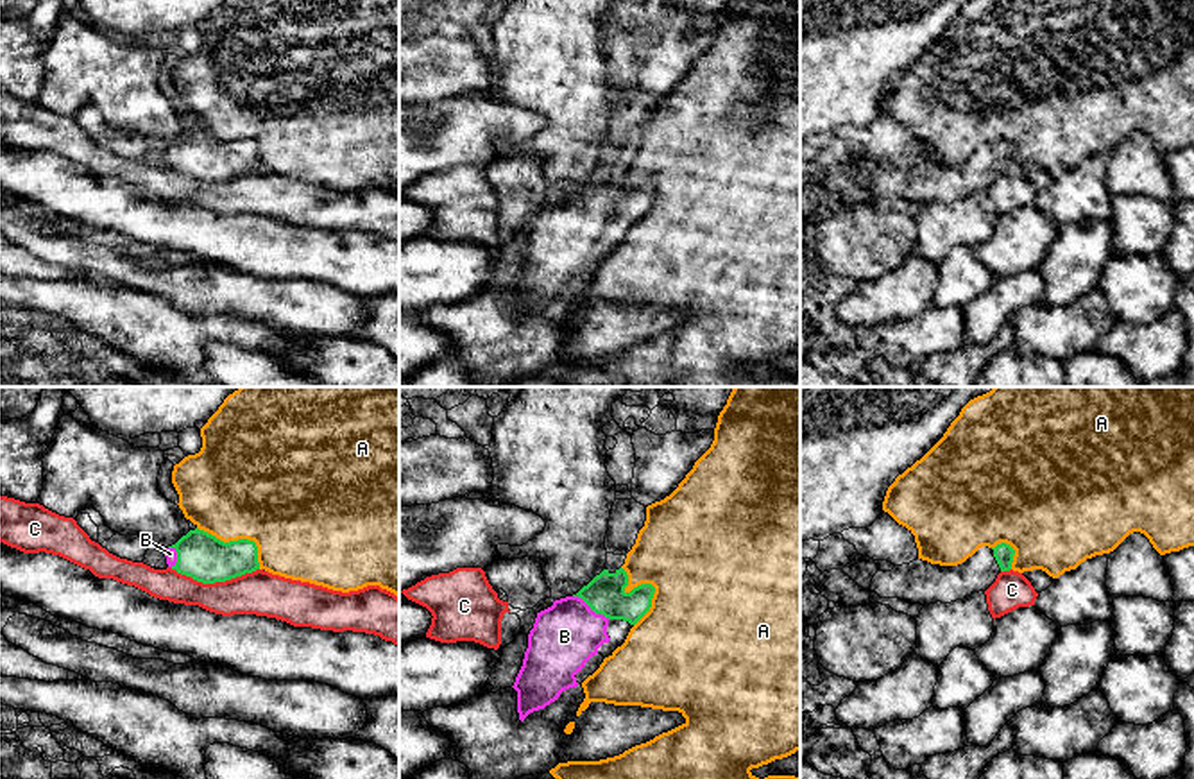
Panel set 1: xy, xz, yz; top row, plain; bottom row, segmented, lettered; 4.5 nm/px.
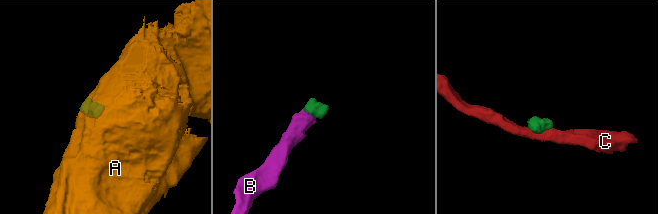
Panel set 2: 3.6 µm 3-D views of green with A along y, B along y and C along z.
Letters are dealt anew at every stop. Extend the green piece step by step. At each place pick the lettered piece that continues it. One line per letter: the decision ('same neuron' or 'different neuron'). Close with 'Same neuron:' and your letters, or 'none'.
A: different neuron
B: same neuron
C: different neuron
Same neuron: B

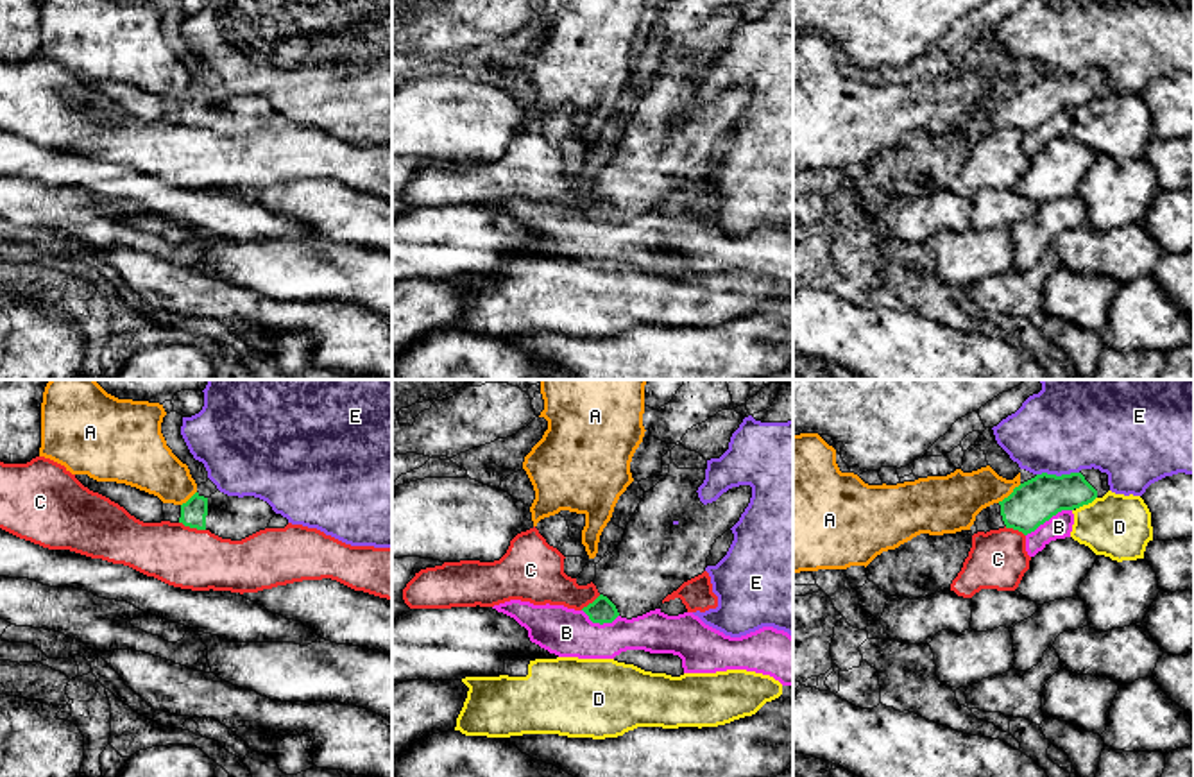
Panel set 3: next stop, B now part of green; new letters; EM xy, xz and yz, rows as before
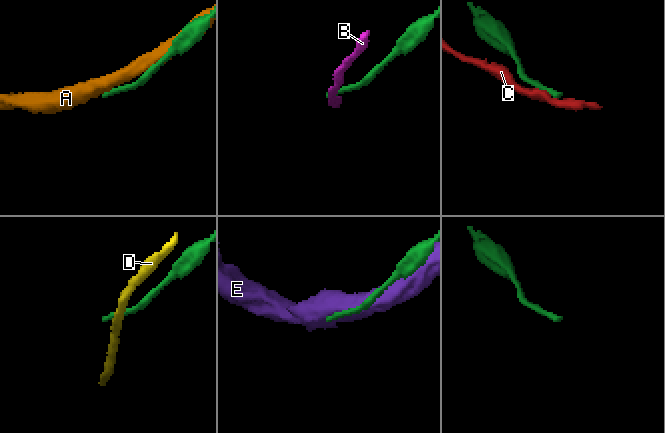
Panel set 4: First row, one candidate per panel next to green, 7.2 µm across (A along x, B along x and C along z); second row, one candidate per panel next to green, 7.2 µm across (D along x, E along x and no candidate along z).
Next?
A: different neuron
B: different neuron
C: different neuron
D: different neuron
E: different neuron
Same neuron: none

